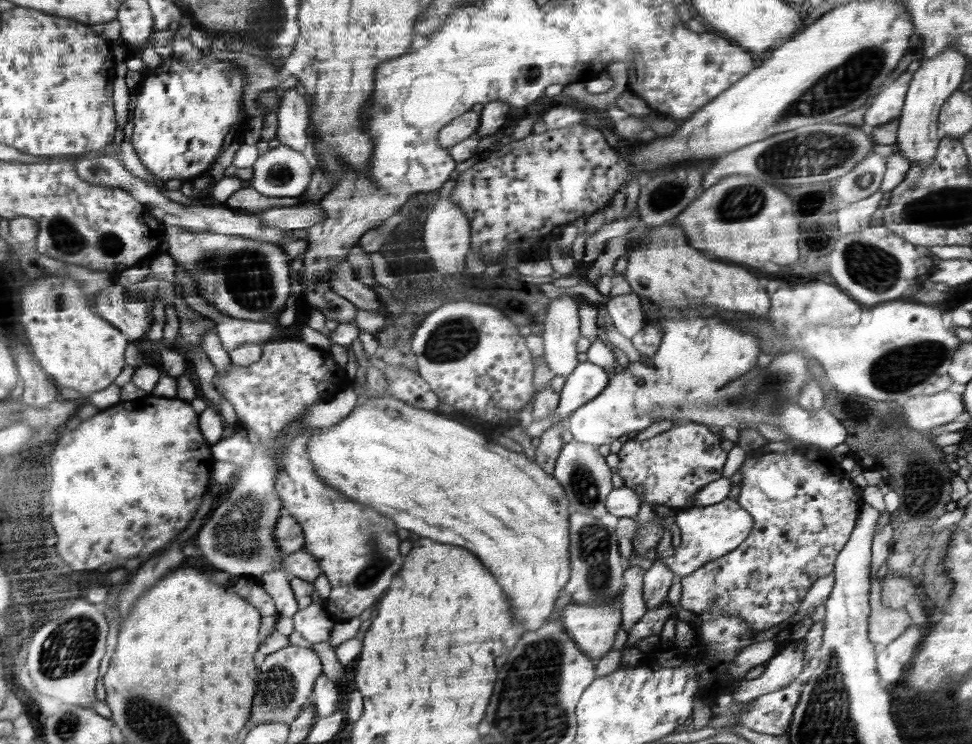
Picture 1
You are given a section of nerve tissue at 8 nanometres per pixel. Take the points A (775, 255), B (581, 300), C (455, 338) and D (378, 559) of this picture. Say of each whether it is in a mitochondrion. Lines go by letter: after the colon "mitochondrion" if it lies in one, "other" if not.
A: other
B: other
C: mitochondrion
D: mitochondrion

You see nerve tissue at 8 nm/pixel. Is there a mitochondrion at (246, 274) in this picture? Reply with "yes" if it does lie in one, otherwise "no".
yes

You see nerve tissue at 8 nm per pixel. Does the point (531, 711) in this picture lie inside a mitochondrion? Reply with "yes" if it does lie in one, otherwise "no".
yes

